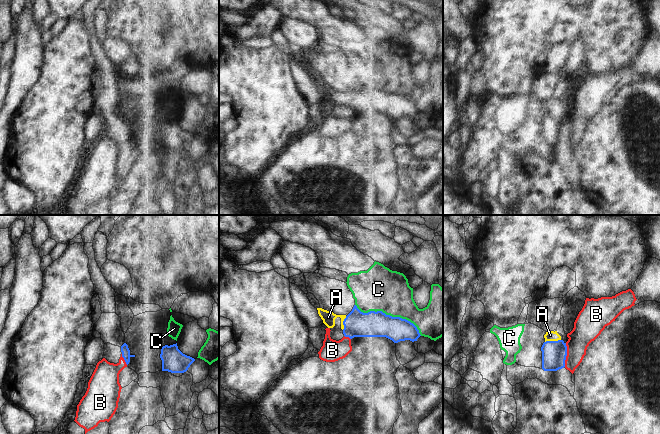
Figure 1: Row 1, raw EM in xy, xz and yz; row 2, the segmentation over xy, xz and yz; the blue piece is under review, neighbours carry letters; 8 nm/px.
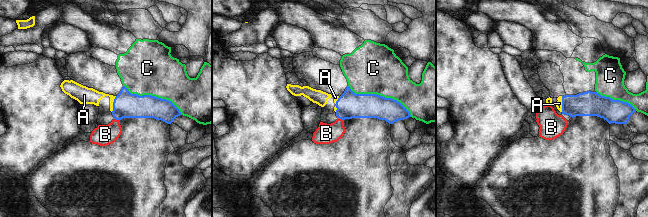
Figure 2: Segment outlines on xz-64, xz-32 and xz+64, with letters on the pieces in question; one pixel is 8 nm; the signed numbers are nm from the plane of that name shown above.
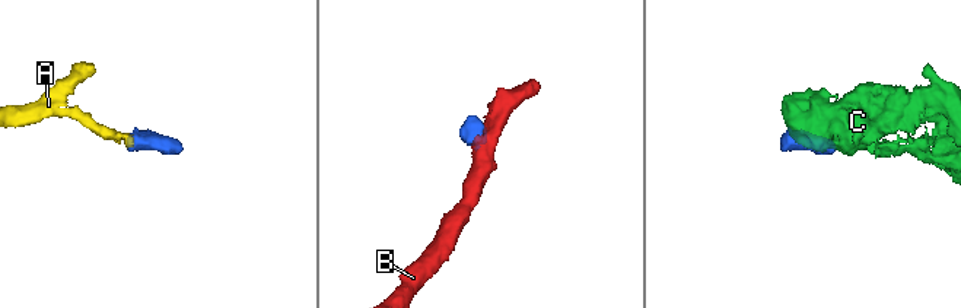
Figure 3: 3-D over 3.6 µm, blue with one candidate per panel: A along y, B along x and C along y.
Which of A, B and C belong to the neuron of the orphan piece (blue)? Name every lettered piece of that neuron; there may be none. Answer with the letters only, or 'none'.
A.

